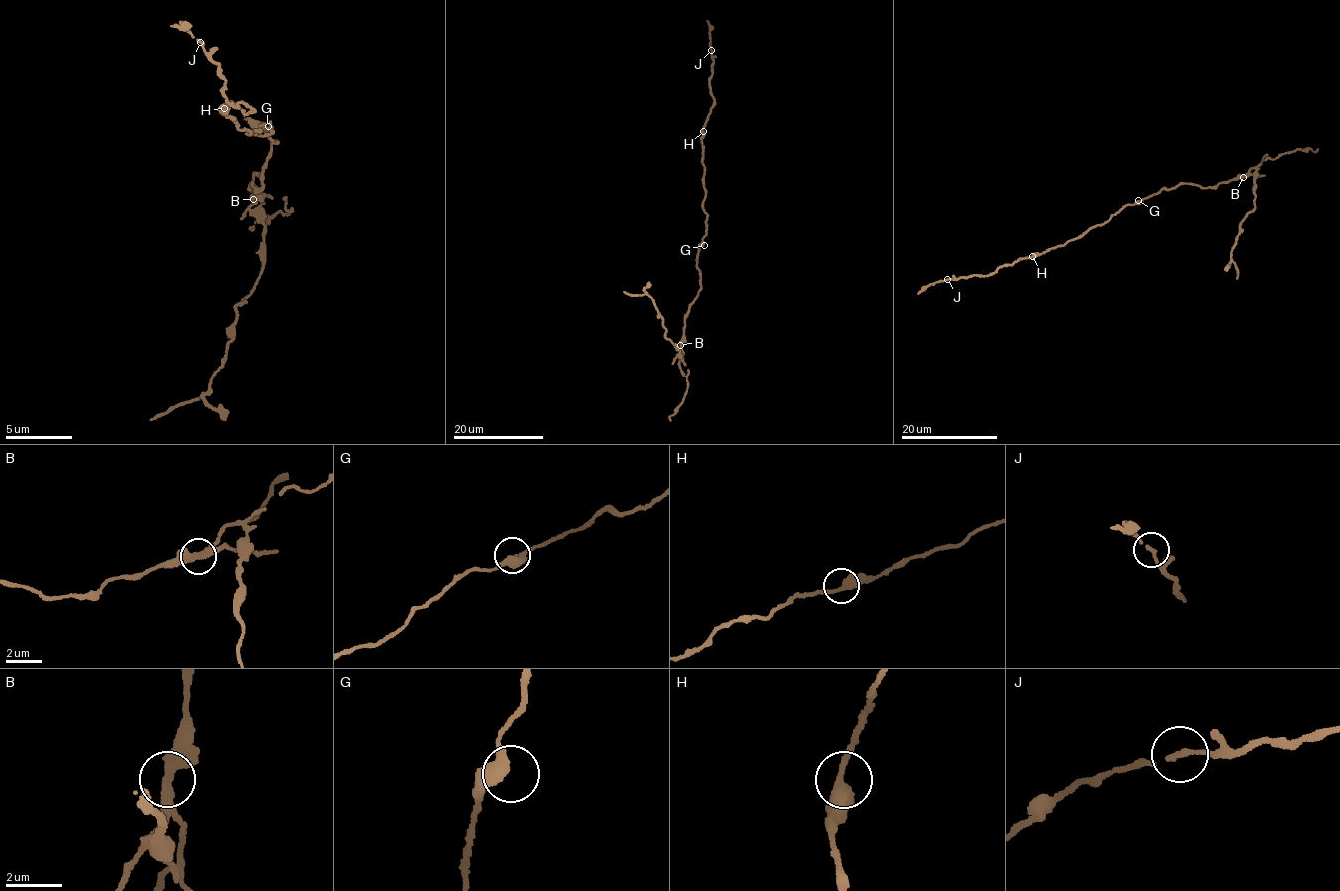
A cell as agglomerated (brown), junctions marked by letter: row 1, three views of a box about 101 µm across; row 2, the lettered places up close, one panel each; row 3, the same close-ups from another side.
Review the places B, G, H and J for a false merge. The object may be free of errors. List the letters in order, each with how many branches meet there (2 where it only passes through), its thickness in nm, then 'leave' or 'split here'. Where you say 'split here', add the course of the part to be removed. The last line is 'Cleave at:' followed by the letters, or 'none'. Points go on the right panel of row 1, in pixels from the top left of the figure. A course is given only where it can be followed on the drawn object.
B: branches 2; calibre 400 nm; split here; course (1243, 176), (1255, 176), (1255, 206), (1242, 222), (1233, 248), (1231, 260), (1237, 268), (1237, 279)
G: branches 2; calibre 400 nm; leave
H: branches 2; calibre 400 nm; leave
J: branches 2; calibre 160 nm; leave
Cleave at: B

